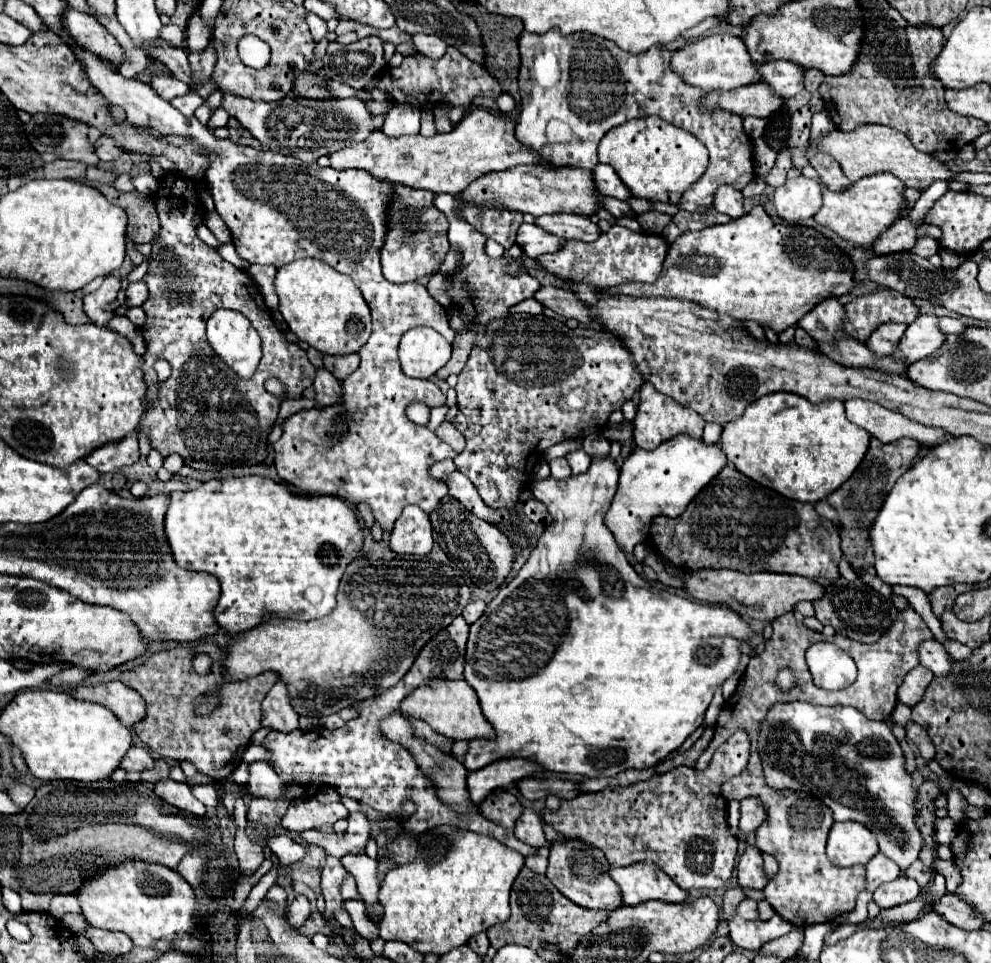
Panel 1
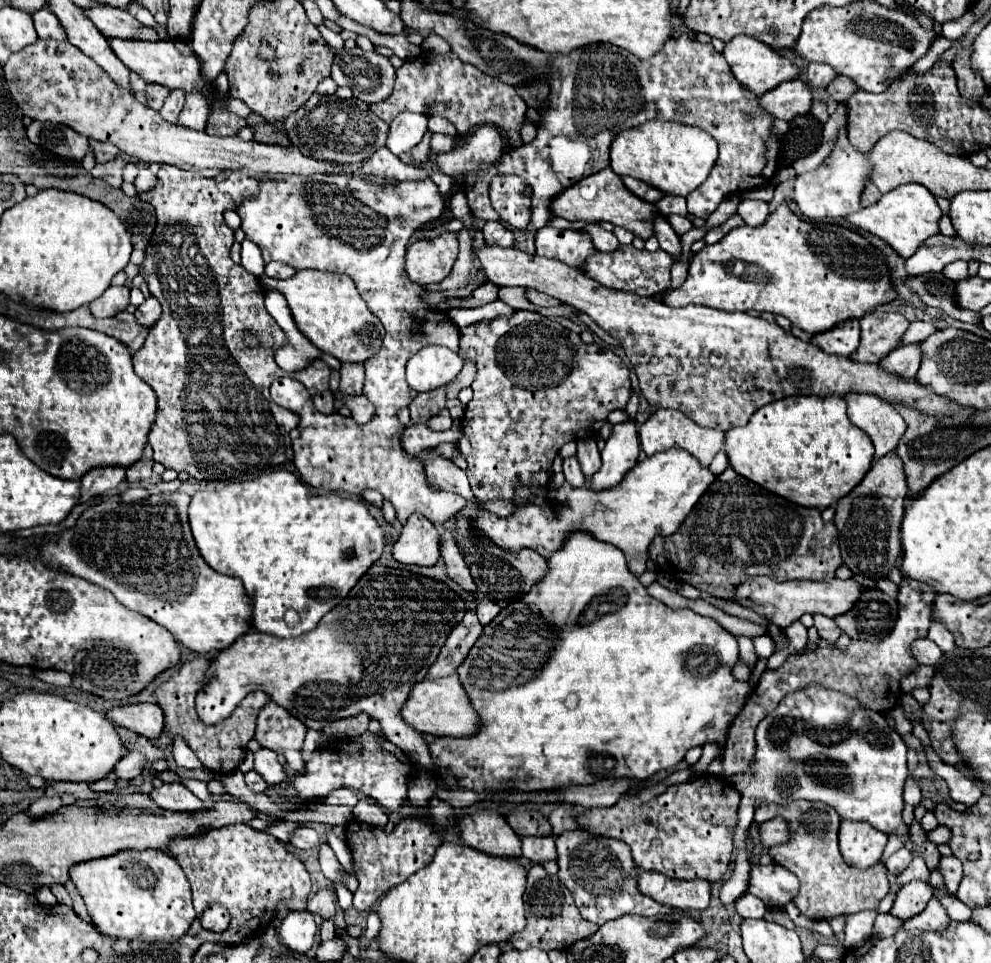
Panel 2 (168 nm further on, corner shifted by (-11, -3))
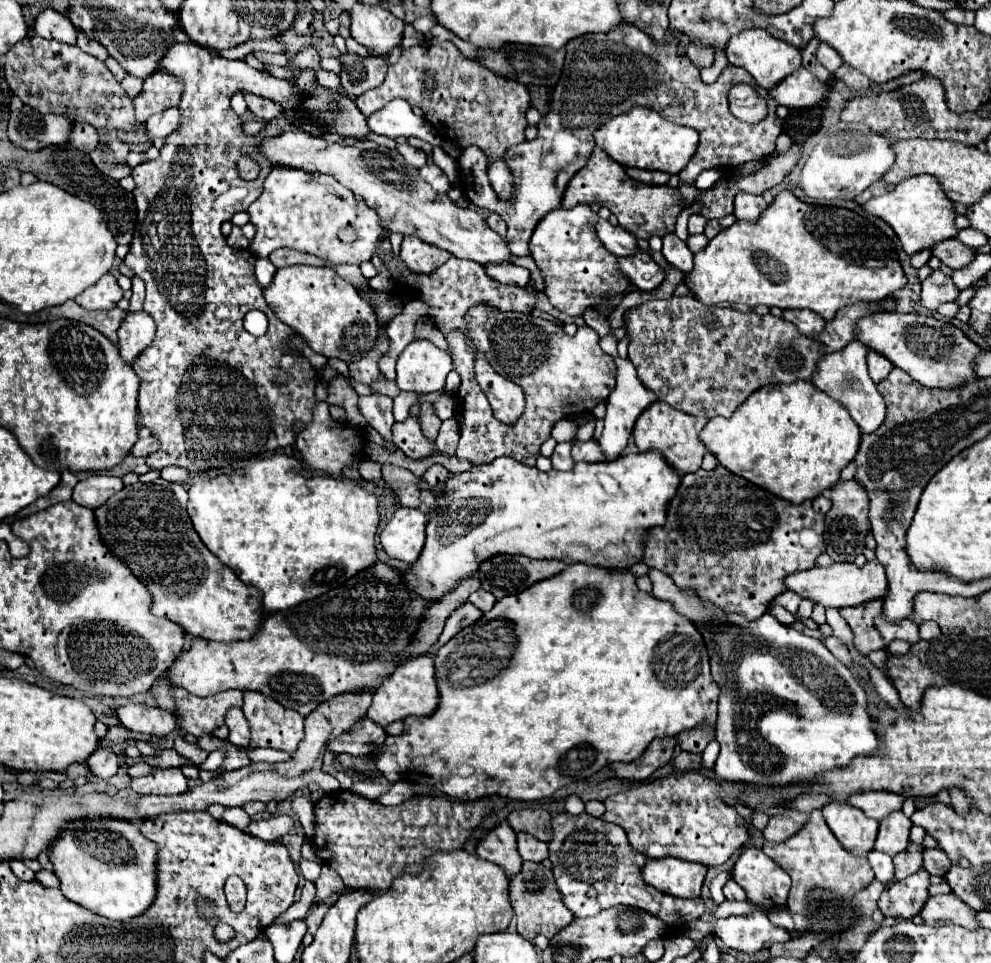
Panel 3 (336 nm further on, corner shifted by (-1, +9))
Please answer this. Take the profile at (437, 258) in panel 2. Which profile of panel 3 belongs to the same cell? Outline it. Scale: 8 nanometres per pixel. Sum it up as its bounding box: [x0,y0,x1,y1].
[400,237,450,275]

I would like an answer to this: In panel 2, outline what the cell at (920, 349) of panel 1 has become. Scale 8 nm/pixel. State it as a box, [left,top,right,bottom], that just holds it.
[880,343,920,377]

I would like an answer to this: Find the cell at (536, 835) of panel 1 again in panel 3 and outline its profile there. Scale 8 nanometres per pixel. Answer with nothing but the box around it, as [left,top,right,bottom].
[518,833,548,863]

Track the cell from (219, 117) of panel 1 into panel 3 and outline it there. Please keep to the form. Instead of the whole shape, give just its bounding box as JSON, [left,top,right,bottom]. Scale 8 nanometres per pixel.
[124,43,324,473]

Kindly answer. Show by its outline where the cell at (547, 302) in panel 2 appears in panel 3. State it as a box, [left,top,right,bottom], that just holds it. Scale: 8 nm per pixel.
[486,263,530,287]

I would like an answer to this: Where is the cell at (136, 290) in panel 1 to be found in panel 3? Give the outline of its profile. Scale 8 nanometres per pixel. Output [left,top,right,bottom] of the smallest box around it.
[118,313,156,365]

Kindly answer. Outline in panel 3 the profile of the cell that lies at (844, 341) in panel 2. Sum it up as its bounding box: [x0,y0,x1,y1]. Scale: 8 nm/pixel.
[782,309,824,335]

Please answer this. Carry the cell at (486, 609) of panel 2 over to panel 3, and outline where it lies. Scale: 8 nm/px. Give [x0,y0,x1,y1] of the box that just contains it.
[470,589,496,613]

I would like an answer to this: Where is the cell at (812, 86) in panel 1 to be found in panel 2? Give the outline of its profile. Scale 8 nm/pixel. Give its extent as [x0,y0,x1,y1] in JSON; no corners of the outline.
[826,75,856,103]

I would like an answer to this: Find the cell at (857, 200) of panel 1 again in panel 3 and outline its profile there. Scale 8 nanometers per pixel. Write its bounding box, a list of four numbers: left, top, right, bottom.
[864,175,958,255]

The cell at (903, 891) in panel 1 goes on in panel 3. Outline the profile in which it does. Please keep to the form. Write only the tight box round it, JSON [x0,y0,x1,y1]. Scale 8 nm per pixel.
[878,869,930,919]

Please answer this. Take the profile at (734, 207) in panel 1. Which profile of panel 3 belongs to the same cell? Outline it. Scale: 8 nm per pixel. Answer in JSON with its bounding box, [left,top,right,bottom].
[734,193,768,223]

